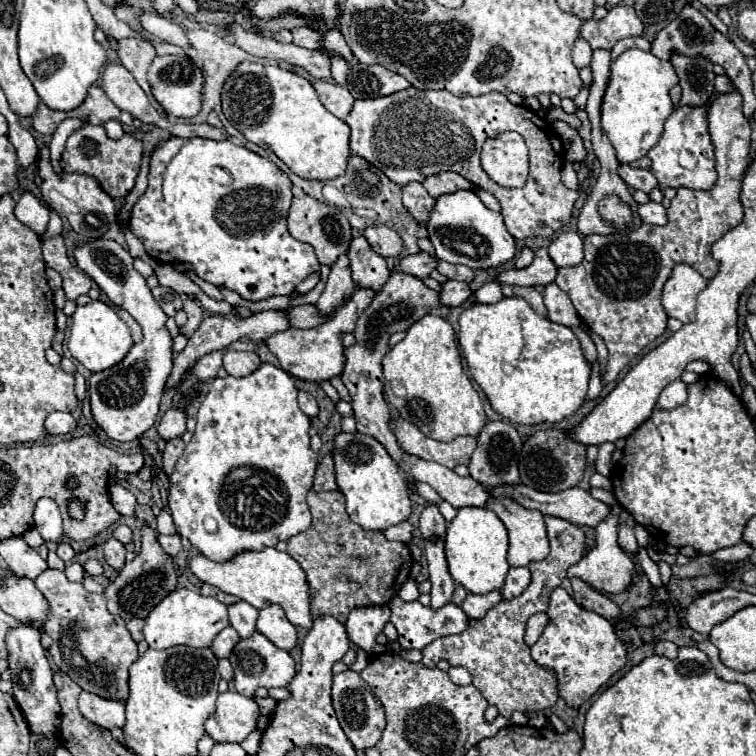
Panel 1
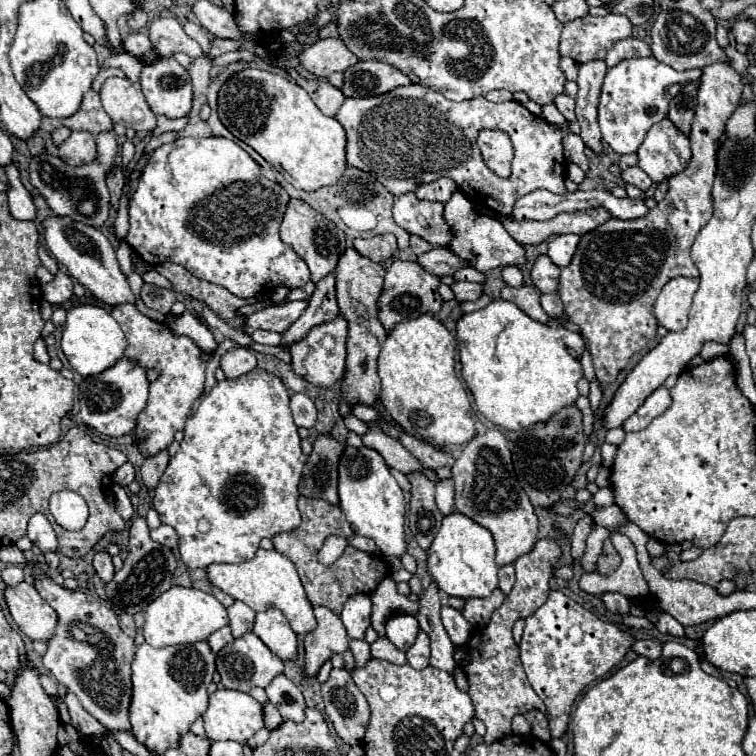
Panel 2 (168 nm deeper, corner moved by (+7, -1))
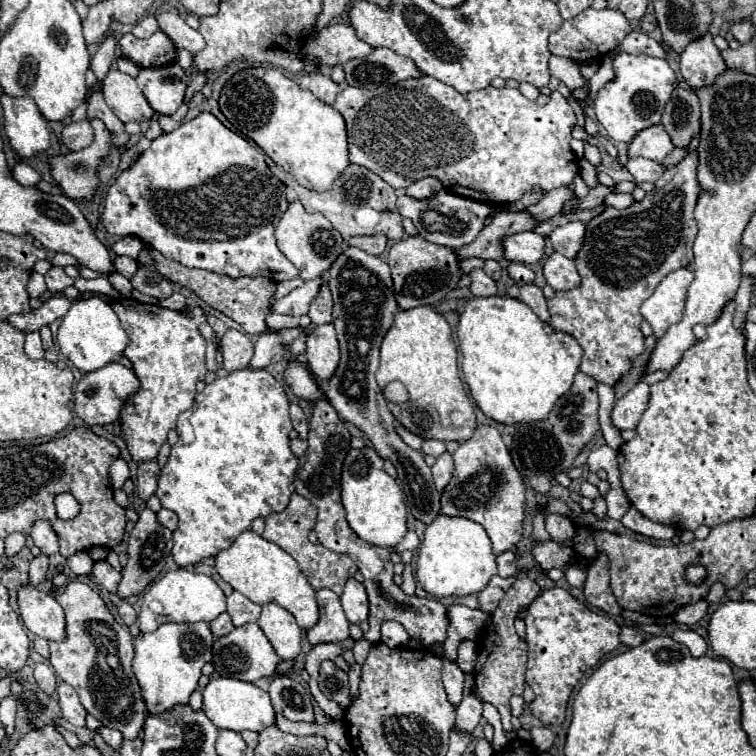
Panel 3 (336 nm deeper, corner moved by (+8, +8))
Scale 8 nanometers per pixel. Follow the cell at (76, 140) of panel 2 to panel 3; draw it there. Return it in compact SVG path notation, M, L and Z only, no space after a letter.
M78 121L78 123L70 123L64 127L62 131L62 143L70 149L70 151L80 151L84 147L88 147L94 139L94 131L90 127L90 121Z

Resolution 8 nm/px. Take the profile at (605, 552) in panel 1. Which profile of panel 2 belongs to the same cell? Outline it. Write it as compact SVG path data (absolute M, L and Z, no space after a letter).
M599 488L599 492L593 496L593 500L595 500L595 506L611 506L611 504L615 504L615 496L613 496L611 488Z

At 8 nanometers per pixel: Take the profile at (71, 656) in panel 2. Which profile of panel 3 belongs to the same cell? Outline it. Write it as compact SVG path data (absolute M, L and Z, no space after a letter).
M70 581L62 593L54 593L54 599L66 613L66 637L62 643L48 643L50 665L62 681L74 687L90 715L102 725L118 729L124 739L136 739L148 711L132 673L134 645L128 627L114 619L102 597L86 583Z

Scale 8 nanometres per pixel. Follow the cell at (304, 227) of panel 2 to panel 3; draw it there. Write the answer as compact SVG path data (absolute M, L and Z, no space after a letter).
M292 201L280 217L280 223L276 225L276 241L280 251L298 267L300 277L306 281L324 275L332 267L334 259L344 251L344 239L332 223L320 213L308 213L300 201Z

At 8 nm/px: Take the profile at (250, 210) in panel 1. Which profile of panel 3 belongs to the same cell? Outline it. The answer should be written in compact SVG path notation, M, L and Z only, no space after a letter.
M200 113L196 119L182 123L176 131L154 139L151 146L132 163L132 167L116 179L106 195L102 223L108 233L122 237L134 235L142 243L160 251L164 257L186 267L208 269L234 279L244 275L272 277L280 283L298 275L296 267L284 257L284 253L280 253L274 239L274 227L286 207L288 201L284 185L270 173L264 153L224 127L214 115Z

